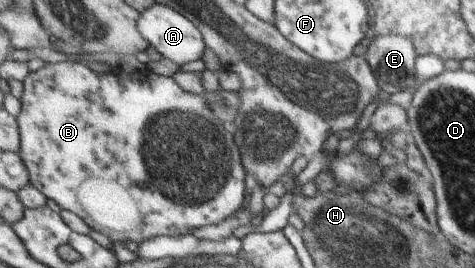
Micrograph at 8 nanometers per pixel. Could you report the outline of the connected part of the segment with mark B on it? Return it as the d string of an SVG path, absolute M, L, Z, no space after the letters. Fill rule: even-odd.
M64 61L46 63L42 69L31 71L22 83L22 109L17 118L21 142L18 155L27 167L29 183L39 189L47 199L56 201L61 209L78 215L88 227L92 227L92 230L106 234L112 242L120 241L120 243L135 245L156 235L190 234L190 231L198 231L198 227L218 225L242 208L246 173L240 161L234 127L216 119L202 95L194 95L182 90L173 77L156 75L148 69L131 74L129 69L121 67L111 68L110 73L96 73L80 62Z

